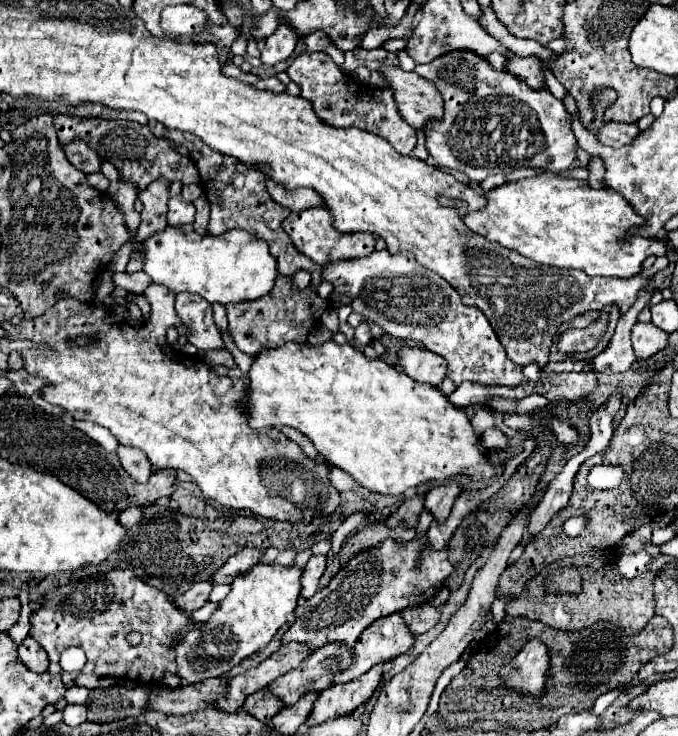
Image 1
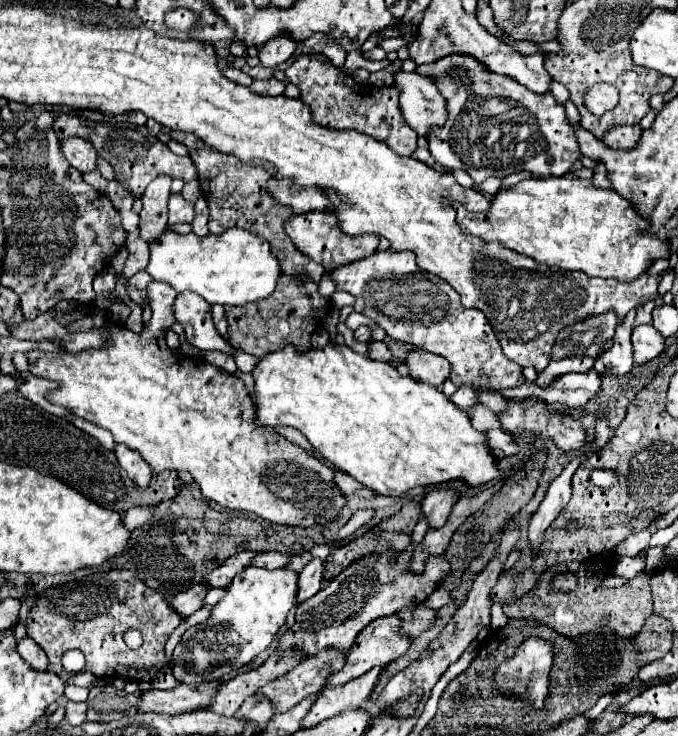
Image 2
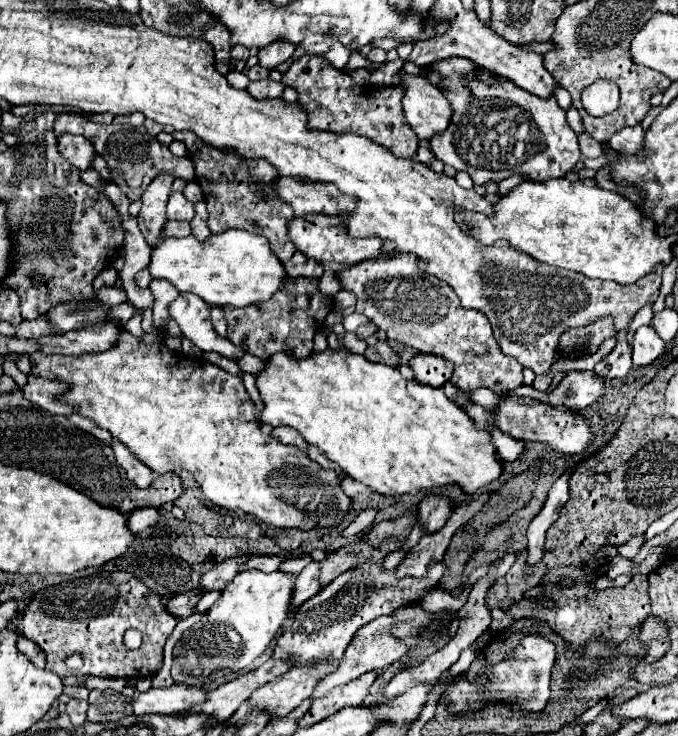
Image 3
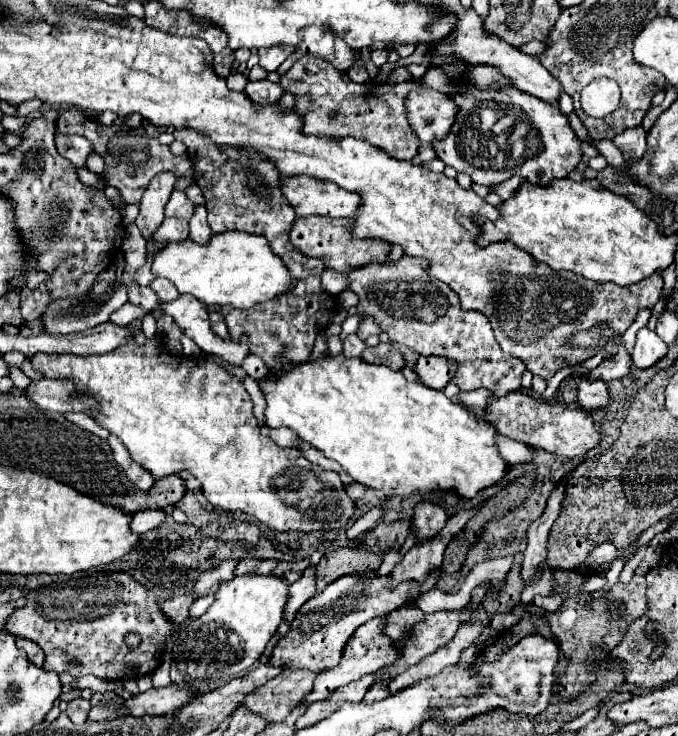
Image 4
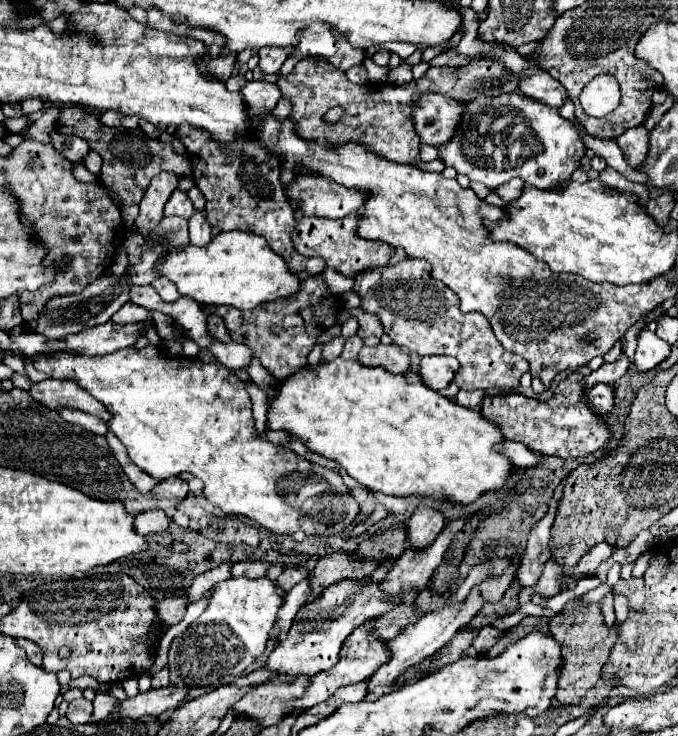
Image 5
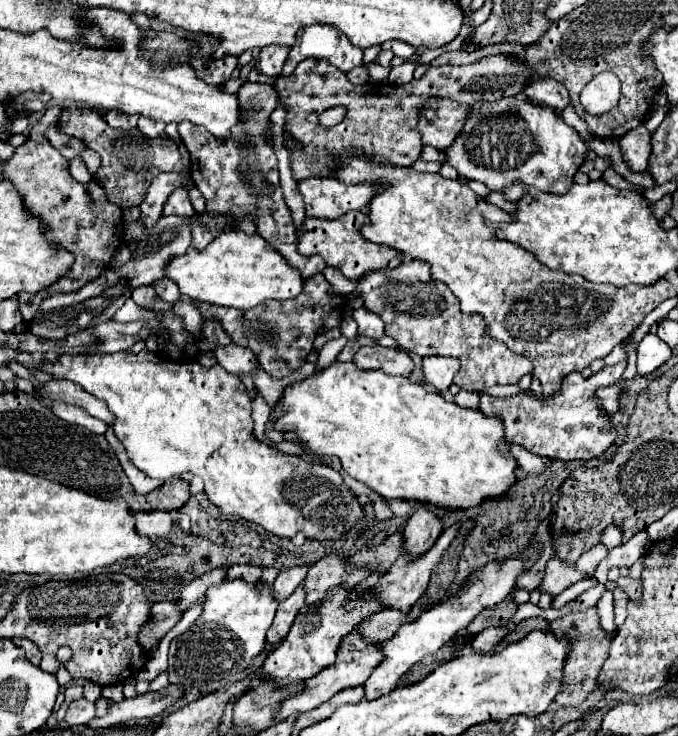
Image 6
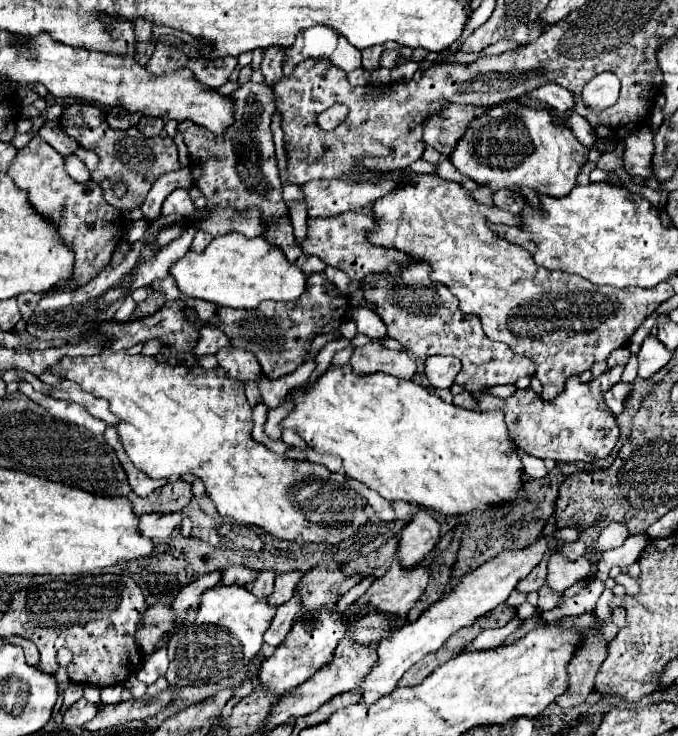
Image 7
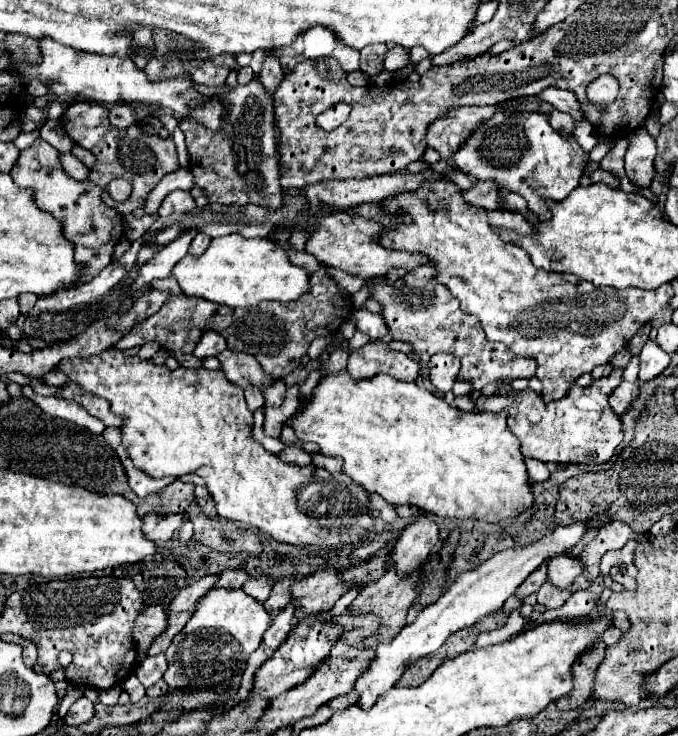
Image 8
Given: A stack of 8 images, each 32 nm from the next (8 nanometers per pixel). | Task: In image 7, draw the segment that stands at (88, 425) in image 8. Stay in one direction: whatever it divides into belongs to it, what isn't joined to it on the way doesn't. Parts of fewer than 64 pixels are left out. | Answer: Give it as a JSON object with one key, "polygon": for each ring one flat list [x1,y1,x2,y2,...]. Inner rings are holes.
{"polygon":[[20,382,20,392,26,394,28,398,32,398,36,404,40,404,54,418,78,424,78,426,94,432,94,434,102,434,106,430,106,424,102,420,90,416,80,404,72,404,72,402,66,402,66,400,56,400,52,396,44,396,40,392,34,392,30,382]]}

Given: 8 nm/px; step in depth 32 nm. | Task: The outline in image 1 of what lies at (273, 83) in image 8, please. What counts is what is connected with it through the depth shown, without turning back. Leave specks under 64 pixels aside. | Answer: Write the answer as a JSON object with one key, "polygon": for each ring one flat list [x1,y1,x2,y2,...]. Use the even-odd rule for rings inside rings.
{"polygon":[[280,28,280,32,276,32,276,36,268,38,264,48,262,48,262,54,260,54,260,60,264,66,274,66,278,62,284,62,290,58,290,54,294,52,296,48,296,36,292,36,292,30,290,28]]}

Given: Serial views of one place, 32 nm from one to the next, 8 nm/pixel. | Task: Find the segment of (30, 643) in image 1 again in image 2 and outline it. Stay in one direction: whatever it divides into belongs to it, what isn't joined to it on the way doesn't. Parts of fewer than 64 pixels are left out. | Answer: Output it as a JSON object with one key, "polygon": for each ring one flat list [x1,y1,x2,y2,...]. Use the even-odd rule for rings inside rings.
{"polygon":[[22,638,20,642,18,642,18,652,20,652,20,656,24,656,24,660,28,660,36,670,46,670,46,666,48,666,48,658,46,658,46,654,44,654,44,650,32,640,32,638]]}

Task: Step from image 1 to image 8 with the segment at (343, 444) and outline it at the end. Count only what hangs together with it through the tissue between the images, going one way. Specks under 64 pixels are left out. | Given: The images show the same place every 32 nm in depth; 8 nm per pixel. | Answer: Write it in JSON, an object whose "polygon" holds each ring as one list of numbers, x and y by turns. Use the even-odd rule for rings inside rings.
{"polygon":[[346,370,342,372,336,372,336,374,330,374,326,378,322,378,322,382,314,388,314,396,312,396,312,402,300,410,300,414,292,420,288,420,288,424,296,430,296,438,302,440,302,442,314,442,320,446,320,450,328,456,334,456,334,458,342,458,344,460,344,472,348,476,352,476,352,480,360,486,364,486,368,492,376,492,380,494,386,502,398,506,398,504,408,504,408,506,416,506,420,508,422,512,428,512,428,514,436,514,436,516,442,516,442,518,472,518,472,520,482,520,482,522,490,522,490,524,496,524,496,522,502,522,502,520,508,520,508,518,516,518,520,516,522,512,530,510,532,504,534,504,534,496,532,496,532,486,530,486,530,478,528,478,528,472,526,472,526,464,524,464,524,454,520,450,520,440,508,430,506,426,506,418,508,414,506,412,500,412,500,414,490,414,490,412,462,412,458,408,452,408,450,404,446,404,442,398,430,394,428,390,416,386,416,384,408,384,408,382,400,382,388,374,384,376,374,376,372,380,352,380,348,376]]}

